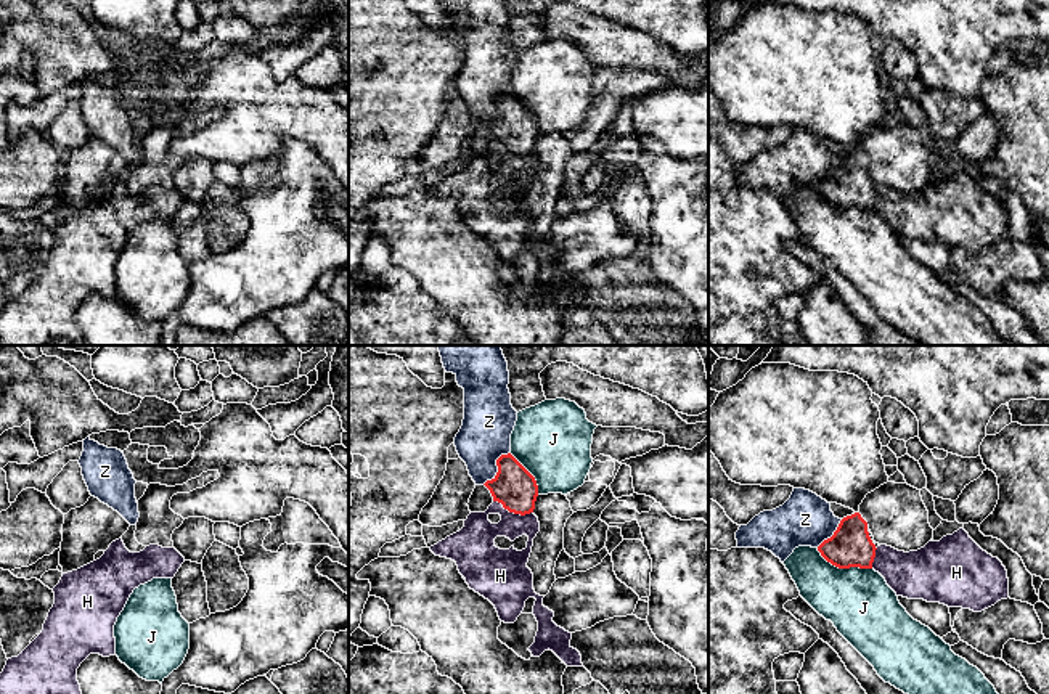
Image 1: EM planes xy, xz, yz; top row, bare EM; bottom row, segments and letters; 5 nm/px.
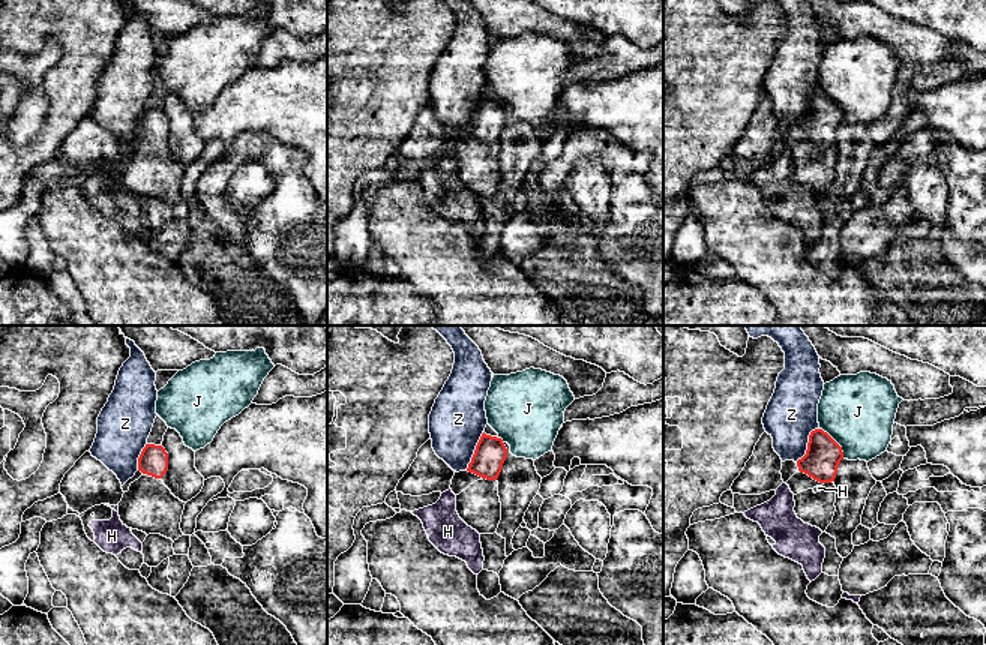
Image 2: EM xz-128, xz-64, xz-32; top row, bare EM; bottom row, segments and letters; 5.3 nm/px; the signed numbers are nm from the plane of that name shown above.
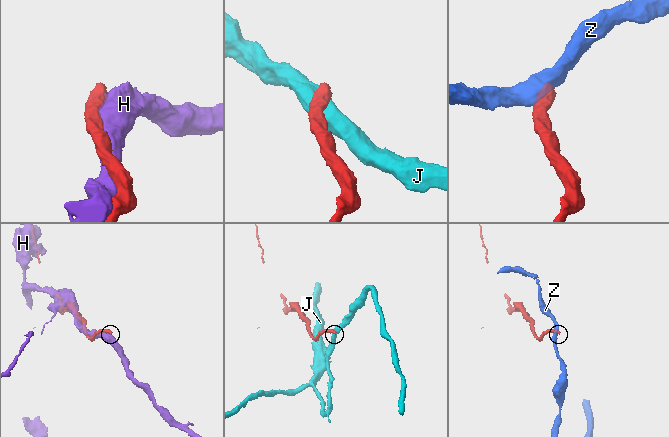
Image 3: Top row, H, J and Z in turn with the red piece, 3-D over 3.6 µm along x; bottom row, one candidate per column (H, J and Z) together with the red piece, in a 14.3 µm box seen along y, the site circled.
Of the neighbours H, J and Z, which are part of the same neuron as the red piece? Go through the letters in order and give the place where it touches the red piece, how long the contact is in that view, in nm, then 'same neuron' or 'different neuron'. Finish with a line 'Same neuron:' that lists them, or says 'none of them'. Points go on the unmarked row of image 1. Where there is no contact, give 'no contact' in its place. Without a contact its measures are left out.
H: xz (513, 151) | 220 nm | different neuron
J: yz (844, 208) | 300 nm | different neuron
Z: xz (498, 108) | 220 nm | different neuron
Same neuron: none of them

